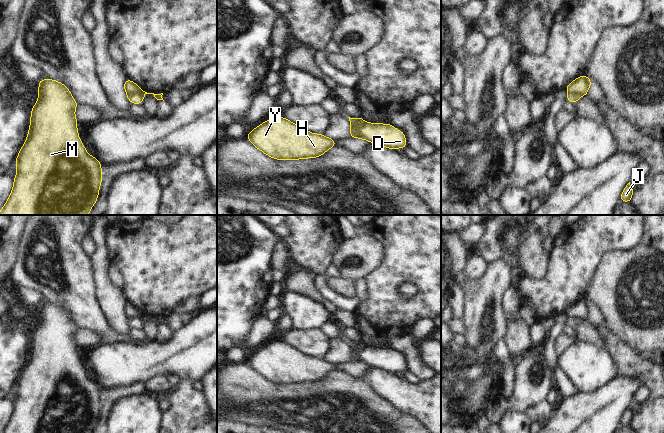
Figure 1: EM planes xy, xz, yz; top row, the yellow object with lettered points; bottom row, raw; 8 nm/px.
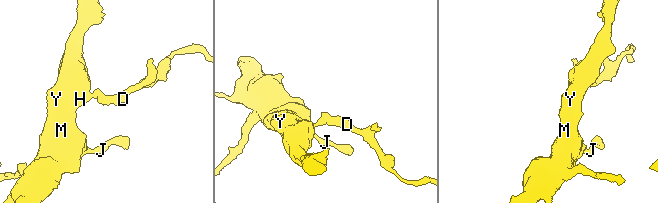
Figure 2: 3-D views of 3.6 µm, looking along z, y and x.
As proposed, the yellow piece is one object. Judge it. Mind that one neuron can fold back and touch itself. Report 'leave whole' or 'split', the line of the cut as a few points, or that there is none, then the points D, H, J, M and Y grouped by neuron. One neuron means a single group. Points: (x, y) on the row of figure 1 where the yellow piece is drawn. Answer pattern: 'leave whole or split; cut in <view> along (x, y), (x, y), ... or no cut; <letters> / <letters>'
split; cut in xz along (351, 122), (355, 125), (358, 136); D / H J M Y

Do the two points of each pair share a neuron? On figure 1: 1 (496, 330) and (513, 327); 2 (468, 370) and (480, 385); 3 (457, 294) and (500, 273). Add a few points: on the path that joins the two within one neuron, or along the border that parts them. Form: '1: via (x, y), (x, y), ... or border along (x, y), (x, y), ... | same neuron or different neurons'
1: border along (508, 320), (504, 339) | different neurons
2: border along (495, 376), (492, 374), (482, 374), (467, 384) | different neurons
3: border along (464, 287), (463, 315) | different neurons

